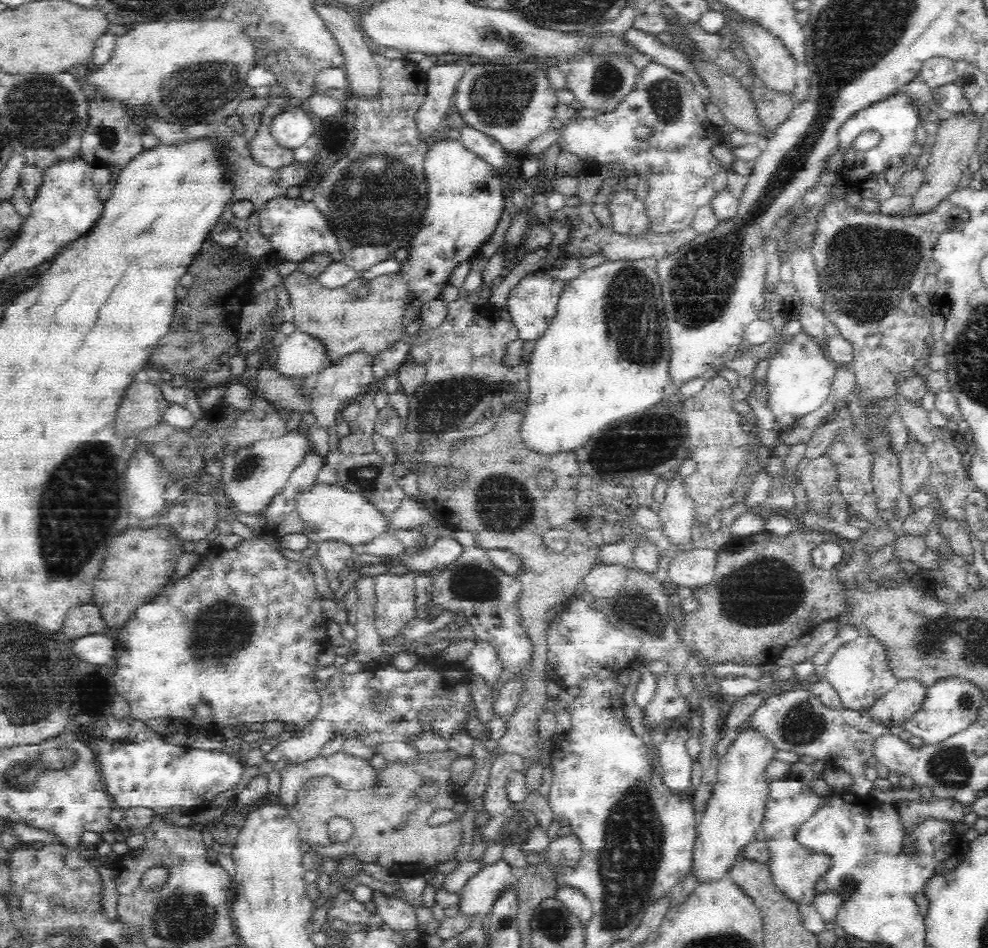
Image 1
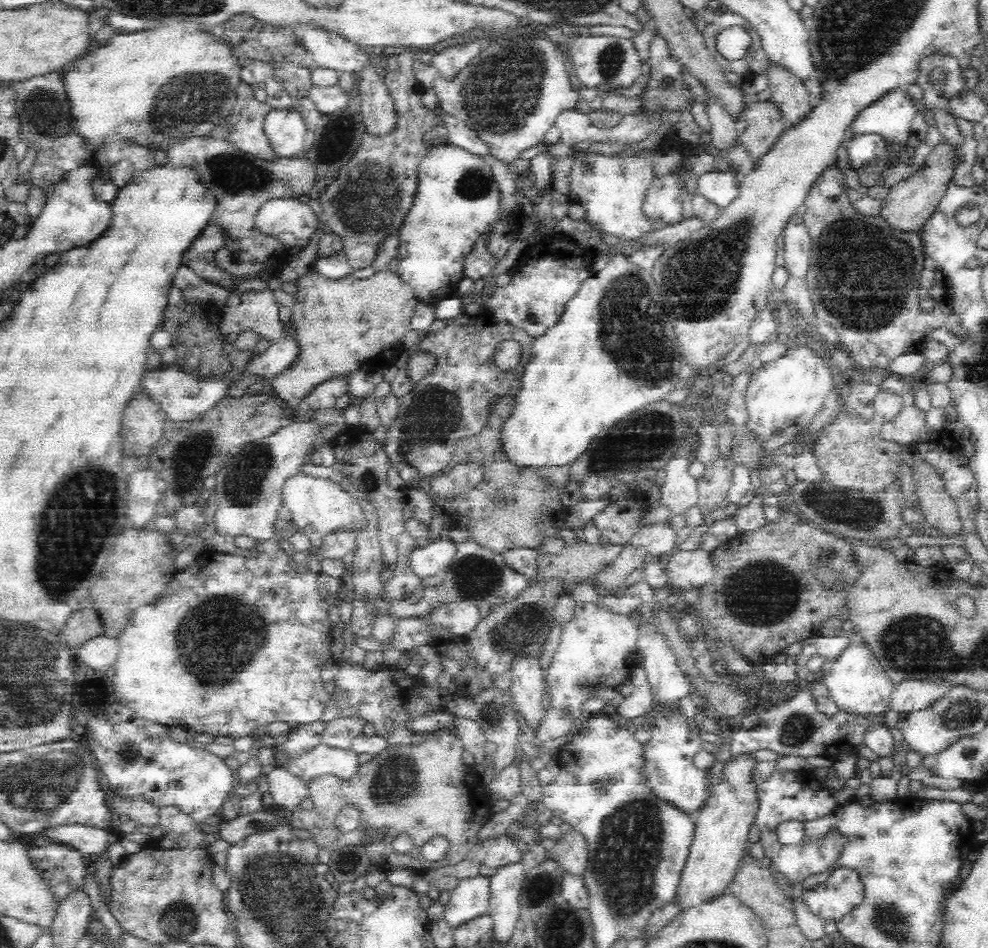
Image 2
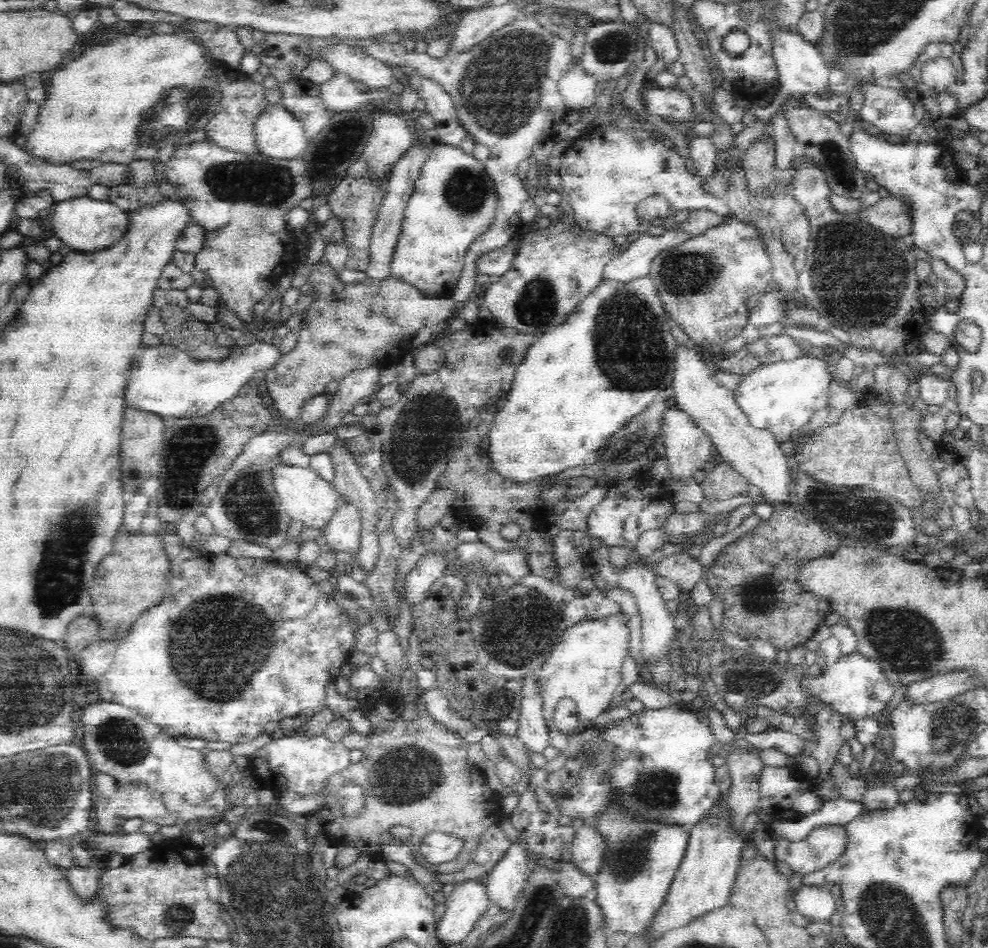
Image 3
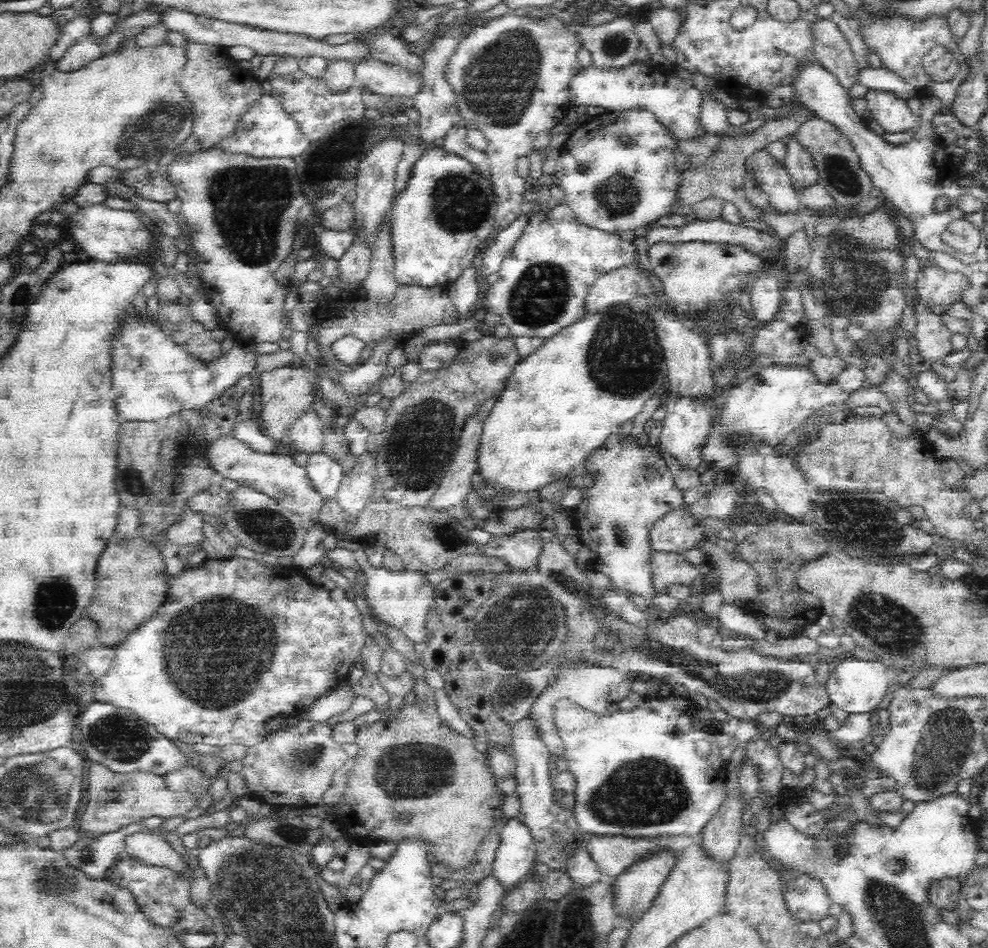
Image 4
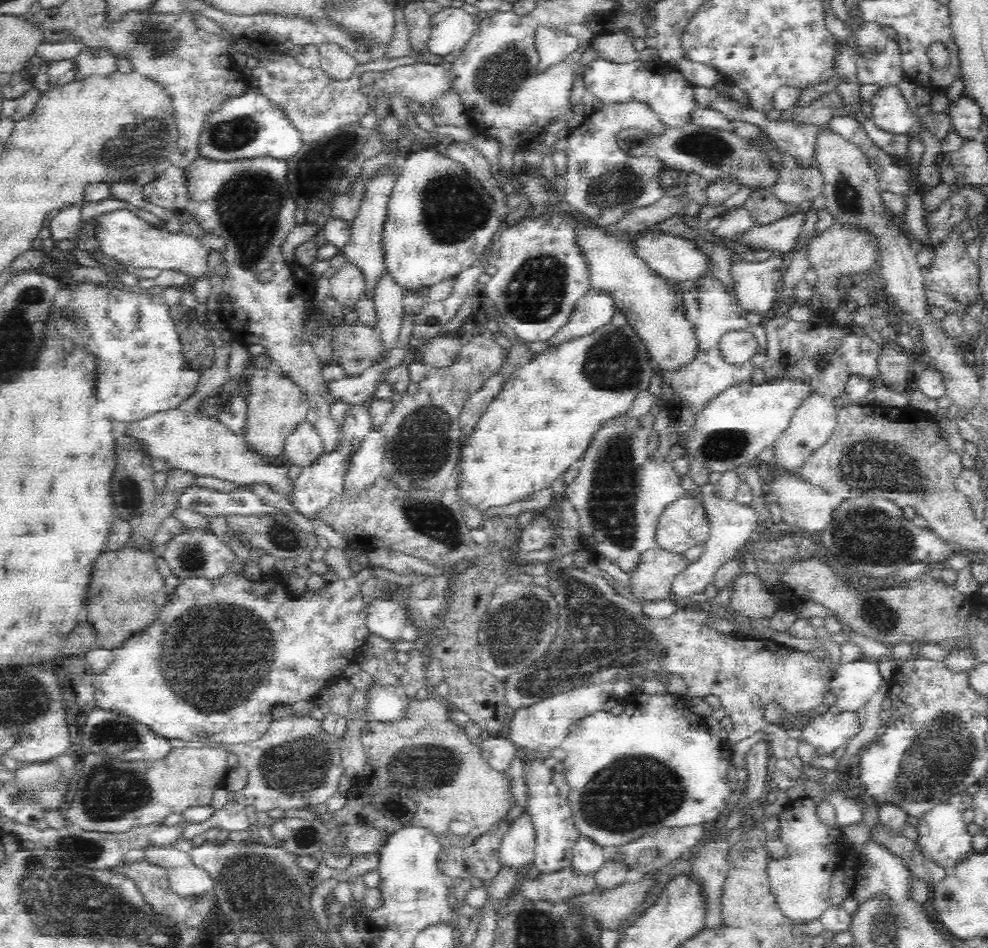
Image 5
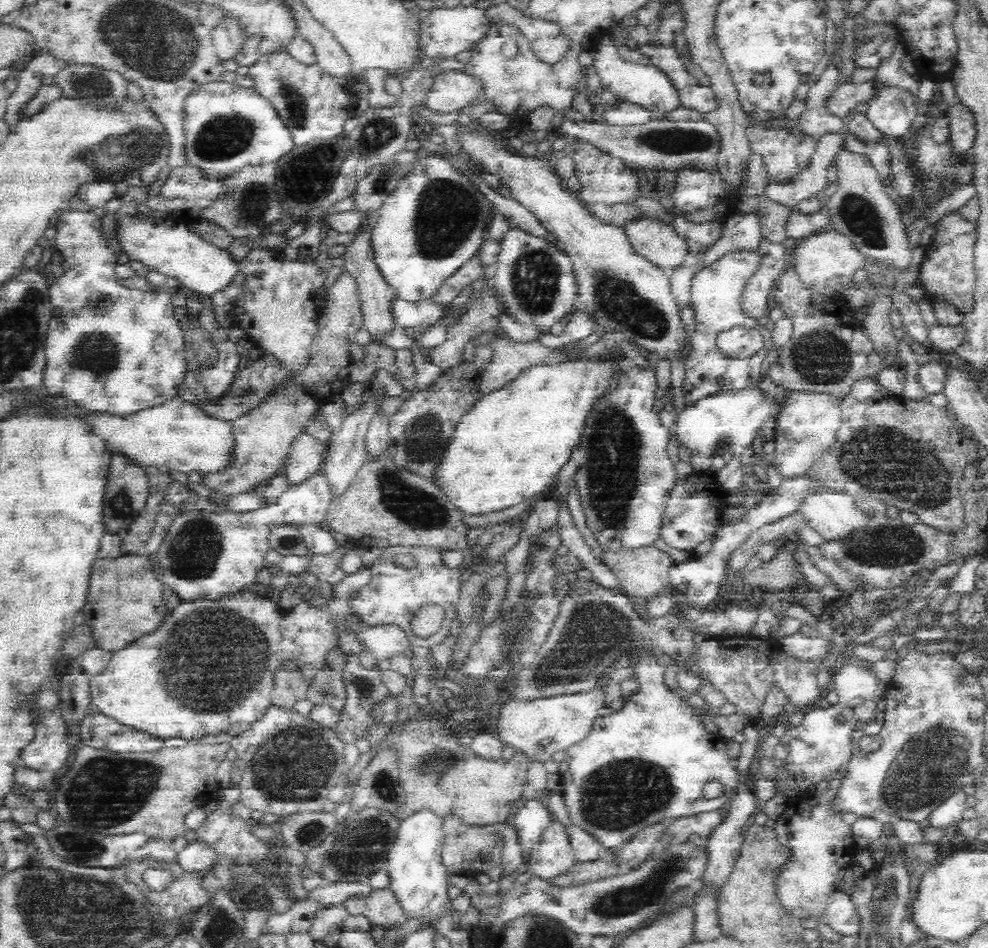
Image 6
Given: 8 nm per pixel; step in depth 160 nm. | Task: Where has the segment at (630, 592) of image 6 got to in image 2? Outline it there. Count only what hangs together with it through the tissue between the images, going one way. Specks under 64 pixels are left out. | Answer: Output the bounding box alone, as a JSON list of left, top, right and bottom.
[665,549,713,592]

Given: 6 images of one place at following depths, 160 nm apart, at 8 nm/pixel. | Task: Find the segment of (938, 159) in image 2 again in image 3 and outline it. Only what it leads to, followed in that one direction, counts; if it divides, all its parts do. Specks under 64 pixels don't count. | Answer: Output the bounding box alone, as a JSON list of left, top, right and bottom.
[859,197,911,238]

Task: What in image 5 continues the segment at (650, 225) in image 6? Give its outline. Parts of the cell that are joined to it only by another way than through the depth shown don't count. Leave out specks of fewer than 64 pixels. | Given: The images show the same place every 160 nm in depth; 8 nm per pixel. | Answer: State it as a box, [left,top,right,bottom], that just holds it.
[631,231,711,284]

